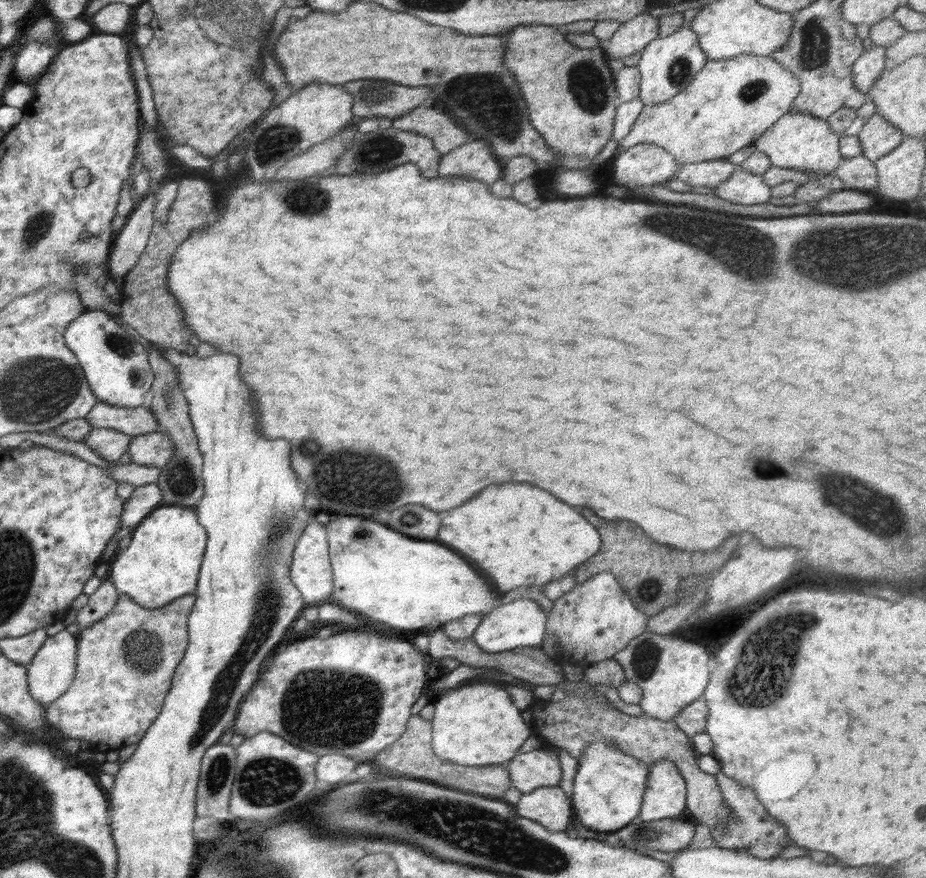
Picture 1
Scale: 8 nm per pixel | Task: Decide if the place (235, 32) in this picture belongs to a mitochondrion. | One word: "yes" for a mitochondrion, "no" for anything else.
yes

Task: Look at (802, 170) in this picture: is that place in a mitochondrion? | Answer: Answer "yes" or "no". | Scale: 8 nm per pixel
no

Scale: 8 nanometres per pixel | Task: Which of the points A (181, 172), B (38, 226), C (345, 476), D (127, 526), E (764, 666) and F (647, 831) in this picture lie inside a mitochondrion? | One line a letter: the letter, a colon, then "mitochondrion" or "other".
A: other
B: mitochondrion
C: mitochondrion
D: other
E: mitochondrion
F: mitochondrion

